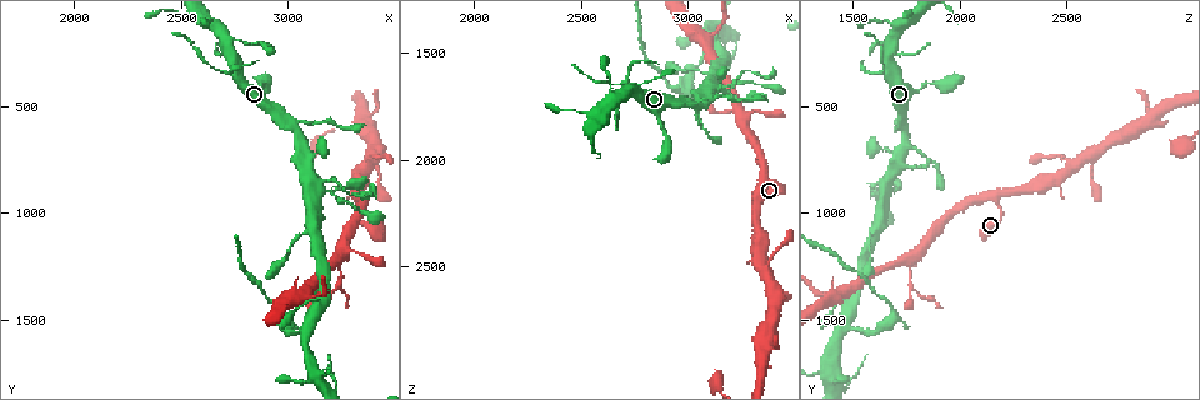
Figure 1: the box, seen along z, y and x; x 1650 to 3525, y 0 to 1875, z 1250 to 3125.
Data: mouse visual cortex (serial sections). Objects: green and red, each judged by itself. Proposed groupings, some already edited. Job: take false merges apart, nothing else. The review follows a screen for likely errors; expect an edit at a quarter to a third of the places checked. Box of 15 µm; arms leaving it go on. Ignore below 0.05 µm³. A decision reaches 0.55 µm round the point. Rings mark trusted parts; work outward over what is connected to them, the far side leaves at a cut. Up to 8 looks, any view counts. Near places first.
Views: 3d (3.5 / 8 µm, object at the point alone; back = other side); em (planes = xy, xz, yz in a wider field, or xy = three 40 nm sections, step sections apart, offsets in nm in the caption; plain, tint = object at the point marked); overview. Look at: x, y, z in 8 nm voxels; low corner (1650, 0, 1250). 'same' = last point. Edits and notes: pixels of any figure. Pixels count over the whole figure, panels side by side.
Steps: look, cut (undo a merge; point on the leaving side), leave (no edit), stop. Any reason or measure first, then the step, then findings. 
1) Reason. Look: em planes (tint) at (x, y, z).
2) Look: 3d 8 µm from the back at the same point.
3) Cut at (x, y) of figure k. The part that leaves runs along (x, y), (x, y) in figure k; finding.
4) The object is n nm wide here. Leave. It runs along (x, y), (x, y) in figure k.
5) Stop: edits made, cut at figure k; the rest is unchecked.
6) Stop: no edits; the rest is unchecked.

A narrow waist. Look: 3d 3.5 µm at (3230, 1230, 1750).

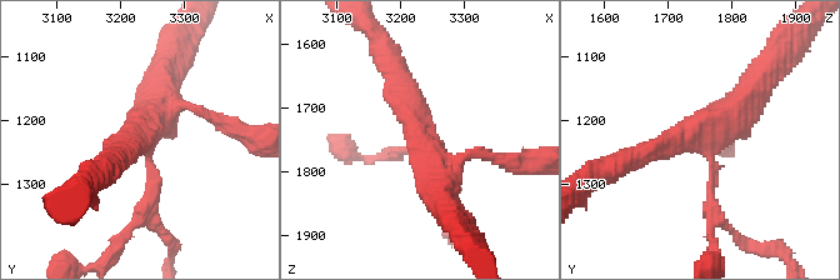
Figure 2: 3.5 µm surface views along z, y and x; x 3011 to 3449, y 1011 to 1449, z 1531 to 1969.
4 arms meet here; the arms are 150, 150, 300, 450 nm wide. Look: em xy step 3 (tint) at (3235, 1220, 1755).

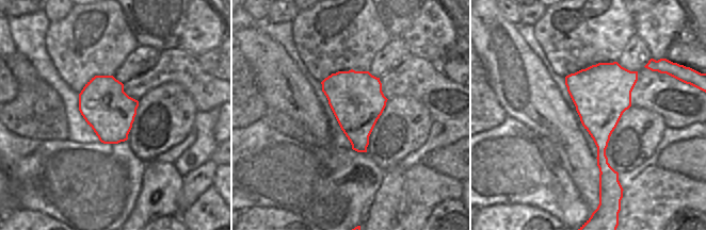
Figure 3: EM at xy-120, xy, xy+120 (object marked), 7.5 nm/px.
Cut at (141, 215) of figure 2. The part that leaves runs along (151, 173), (144, 214), (105, 260) in figure 2; two cells meet here.

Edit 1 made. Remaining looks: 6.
Look: overview.

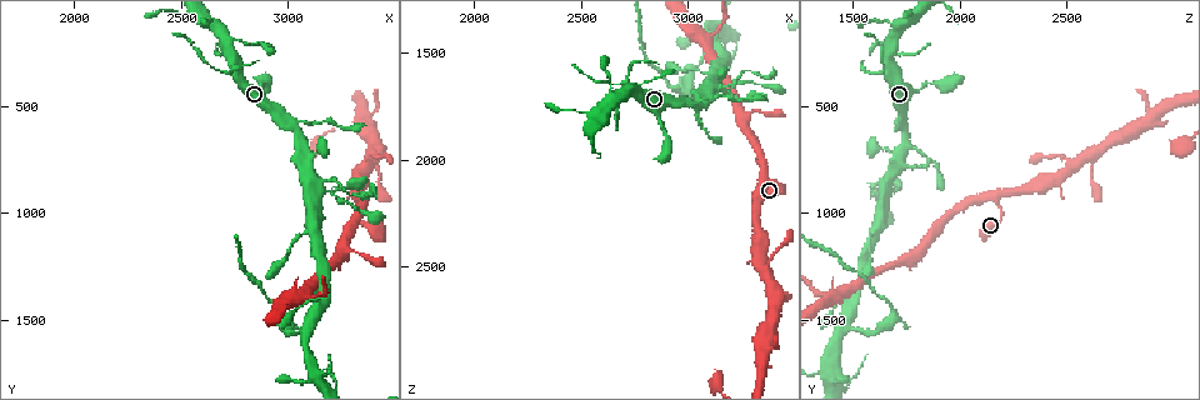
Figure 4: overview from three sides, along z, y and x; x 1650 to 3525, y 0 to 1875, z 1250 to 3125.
Look: 3d 3.5 µm from the back at (3020, 580, 1740).

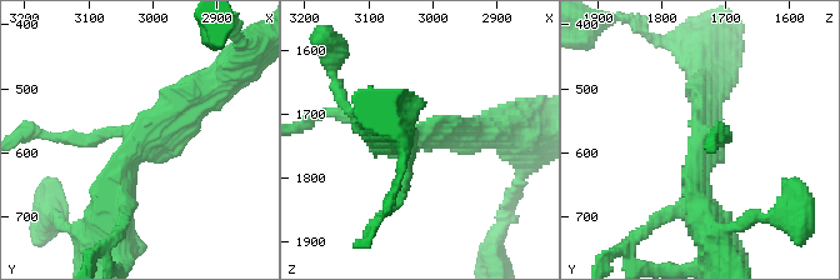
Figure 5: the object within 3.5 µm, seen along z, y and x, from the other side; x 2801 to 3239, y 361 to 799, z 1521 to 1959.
3 arms meet here; the arms are 150, 300, 350 nm wide. Look: em xy step 1 (tint) at (3010, 580, 1730).

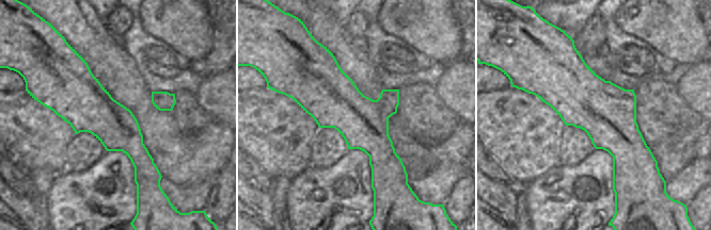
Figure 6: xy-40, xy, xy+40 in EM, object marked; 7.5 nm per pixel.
Leave. It runs along (211, 89), (124, 158), (116, 211) in figure 5; one cell here.

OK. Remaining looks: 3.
A narrow waist. Look: 3d 3.5 µm at (3220, 900, 1700).

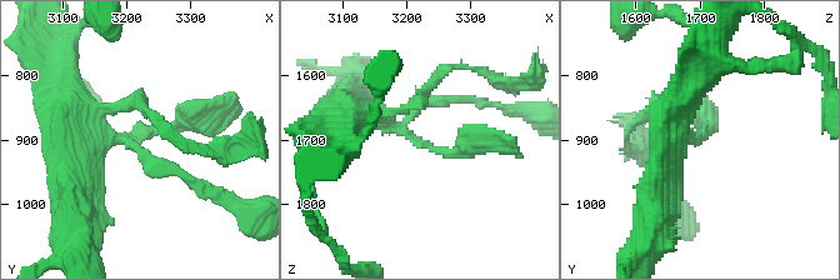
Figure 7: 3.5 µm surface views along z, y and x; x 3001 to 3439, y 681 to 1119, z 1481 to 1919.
3 arms meet here; the arms are 150, 250, 350 nm wide. Look: em xy step 1 (tint) at (3210, 900, 1705).

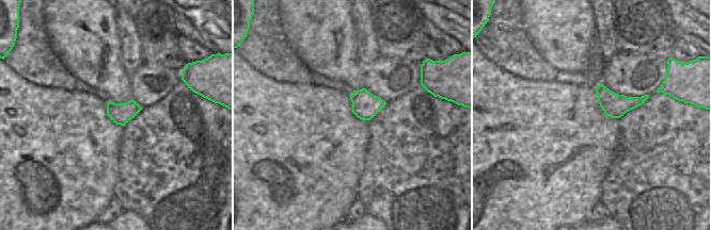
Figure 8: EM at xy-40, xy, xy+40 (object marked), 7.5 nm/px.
Leave. It runs along (350, 115), (445, 154), (488, 141) in figure 7; all the same cell.

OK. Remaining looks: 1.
Stop: edits made, cut at figure 2; the rest is unchecked.

